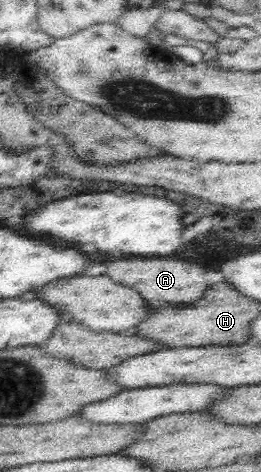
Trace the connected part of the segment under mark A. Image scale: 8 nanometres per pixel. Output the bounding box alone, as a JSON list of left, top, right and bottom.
[106,258,206,306]

